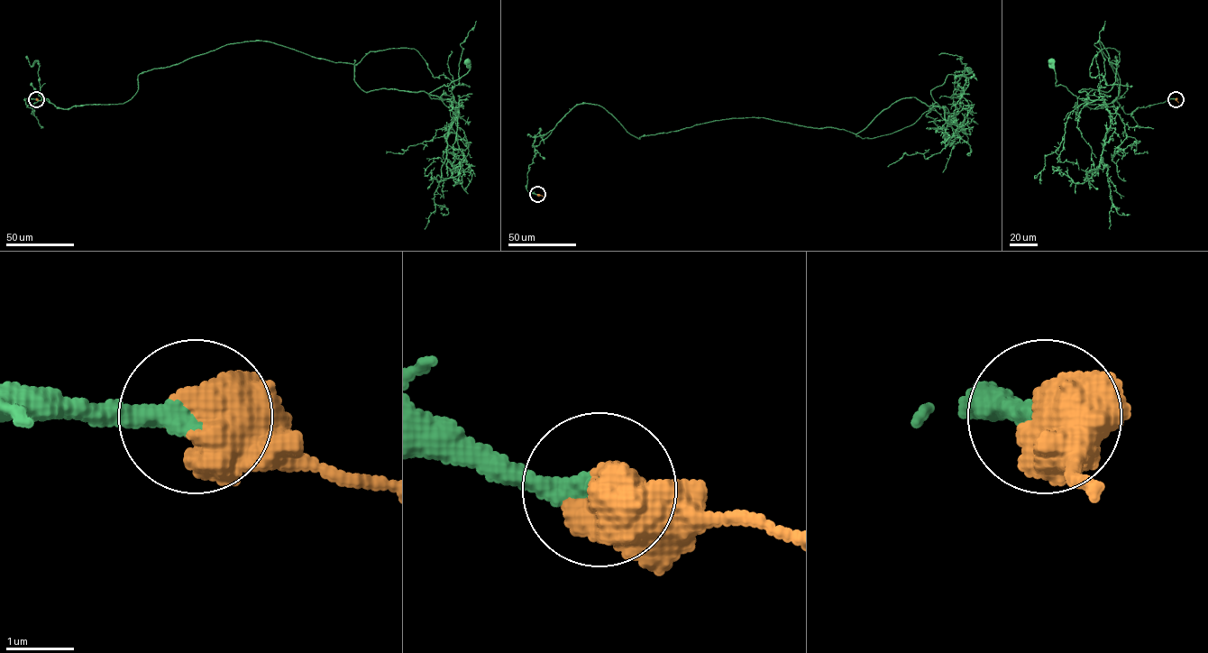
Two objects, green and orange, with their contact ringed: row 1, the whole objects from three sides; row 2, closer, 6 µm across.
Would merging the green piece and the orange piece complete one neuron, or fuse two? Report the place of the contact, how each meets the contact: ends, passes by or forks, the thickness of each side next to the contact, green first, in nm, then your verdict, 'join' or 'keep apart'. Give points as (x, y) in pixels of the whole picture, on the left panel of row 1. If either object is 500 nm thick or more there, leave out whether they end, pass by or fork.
(36, 99) | 320/950 nm | join

